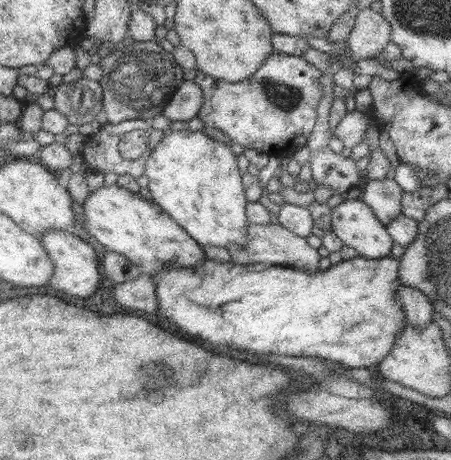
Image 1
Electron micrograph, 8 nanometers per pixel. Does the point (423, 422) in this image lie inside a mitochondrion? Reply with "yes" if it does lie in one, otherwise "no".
no

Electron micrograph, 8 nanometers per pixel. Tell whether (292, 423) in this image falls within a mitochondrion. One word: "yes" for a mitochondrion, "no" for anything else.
no

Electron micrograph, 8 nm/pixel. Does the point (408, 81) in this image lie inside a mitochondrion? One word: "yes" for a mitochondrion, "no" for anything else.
no

